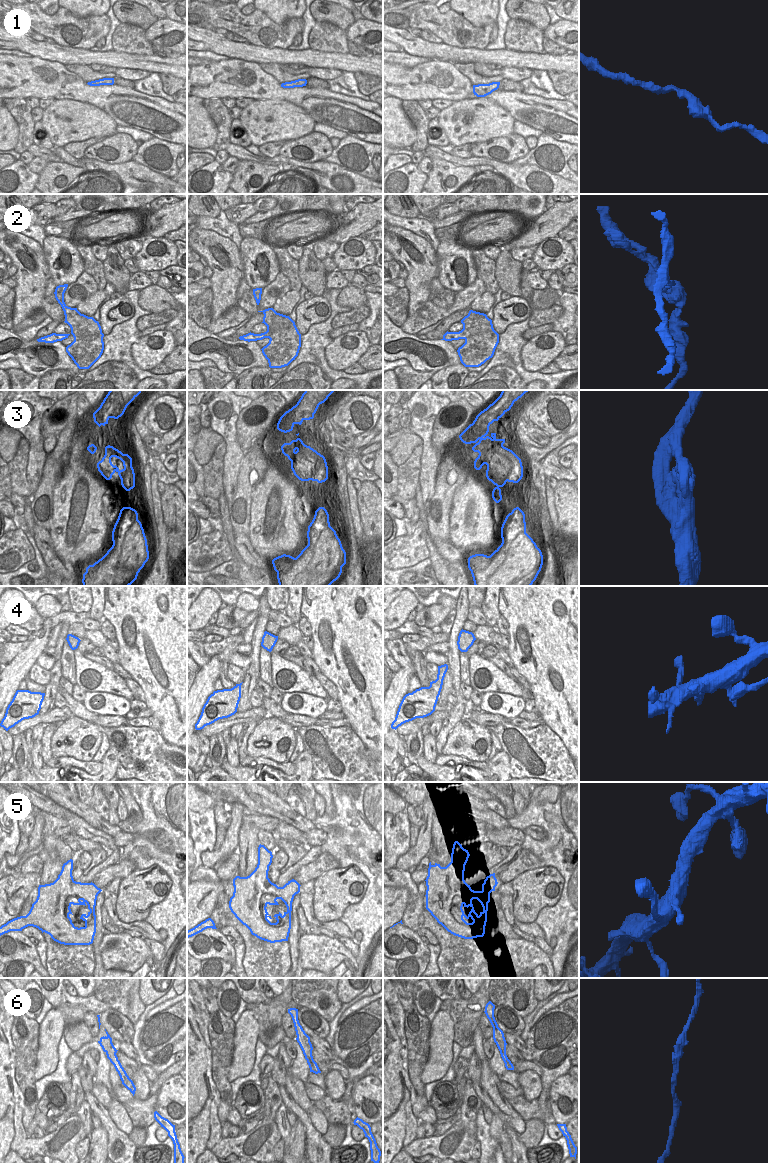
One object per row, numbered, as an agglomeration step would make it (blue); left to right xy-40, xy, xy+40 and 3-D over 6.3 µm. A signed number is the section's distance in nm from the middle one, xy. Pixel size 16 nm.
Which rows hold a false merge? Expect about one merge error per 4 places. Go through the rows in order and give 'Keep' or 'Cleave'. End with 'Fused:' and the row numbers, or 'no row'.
1: Keep
2: Cleave
3: Keep
4: Keep
5: Keep
6: Keep
Fused: 2

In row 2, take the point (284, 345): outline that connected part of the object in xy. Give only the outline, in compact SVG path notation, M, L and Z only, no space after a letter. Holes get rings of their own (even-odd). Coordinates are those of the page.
M296 325L271 332L269 343L261 350L270 368L288 366L298 356L301 334Z

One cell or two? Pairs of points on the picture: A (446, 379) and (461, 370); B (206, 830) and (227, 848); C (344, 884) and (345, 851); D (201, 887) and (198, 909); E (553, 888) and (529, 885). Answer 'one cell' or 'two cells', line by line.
A: one cell
B: two cells
C: two cells
D: one cell
E: one cell

